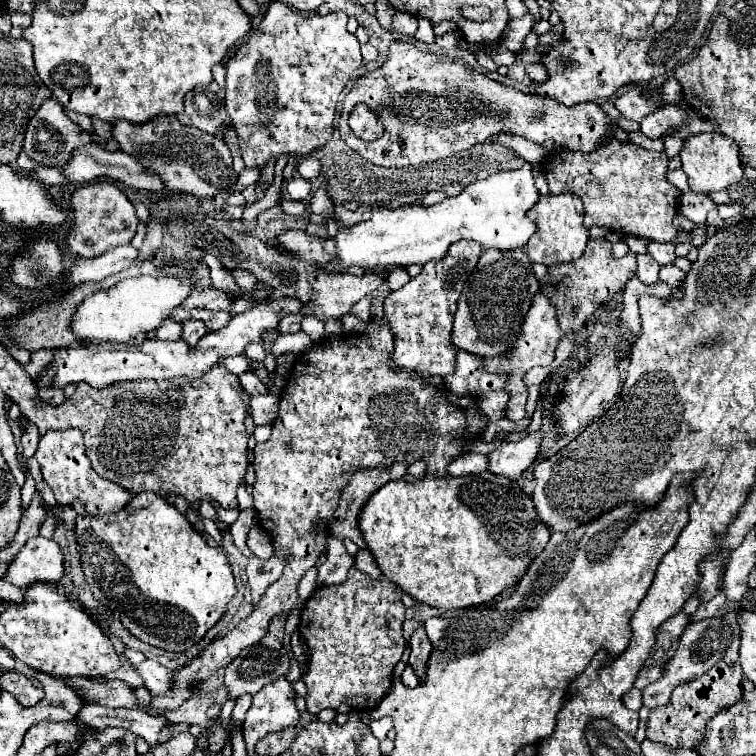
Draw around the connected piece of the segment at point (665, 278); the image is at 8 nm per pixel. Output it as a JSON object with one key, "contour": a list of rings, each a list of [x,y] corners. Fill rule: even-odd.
{"contour":[[[673,264],[661,266],[661,270],[659,270],[659,280],[661,280],[661,282],[667,282],[667,284],[673,286],[673,288],[677,288],[677,286],[683,284],[681,280],[685,280],[685,272],[681,272],[681,270],[679,270],[677,266],[673,266]]]}

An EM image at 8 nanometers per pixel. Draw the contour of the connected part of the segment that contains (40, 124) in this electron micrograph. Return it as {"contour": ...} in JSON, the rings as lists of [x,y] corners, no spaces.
{"contour":[[[49,98],[43,102],[43,106],[37,110],[37,114],[31,118],[29,126],[27,126],[27,132],[25,132],[25,142],[23,142],[23,152],[35,160],[37,164],[41,166],[65,166],[69,160],[71,160],[71,154],[73,150],[77,150],[79,146],[85,146],[85,144],[91,144],[93,138],[89,132],[85,132],[79,124],[71,122],[67,112],[63,110],[63,106]]]}

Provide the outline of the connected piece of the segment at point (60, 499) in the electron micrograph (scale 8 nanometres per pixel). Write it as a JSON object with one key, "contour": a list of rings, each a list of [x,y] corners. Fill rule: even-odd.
{"contour":[[[57,430],[45,434],[45,440],[39,440],[39,448],[35,452],[37,462],[41,464],[43,478],[47,486],[53,490],[57,504],[67,506],[71,502],[81,502],[85,506],[85,512],[91,516],[105,516],[115,514],[127,506],[131,500],[131,494],[127,490],[121,490],[121,486],[113,482],[105,482],[105,478],[97,478],[97,472],[89,466],[89,458],[85,456],[85,446],[79,430]]]}

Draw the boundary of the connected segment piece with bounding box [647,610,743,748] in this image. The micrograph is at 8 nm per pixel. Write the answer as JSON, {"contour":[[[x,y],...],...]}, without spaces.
{"contour":[[[739,610],[727,612],[725,616],[721,616],[721,620],[725,624],[729,624],[733,630],[733,642],[729,644],[729,650],[725,652],[725,656],[701,678],[687,682],[687,686],[677,686],[677,690],[673,690],[669,704],[651,710],[651,714],[647,718],[647,738],[651,742],[661,742],[671,748],[695,748],[697,742],[701,742],[701,738],[705,738],[707,720],[713,718],[713,714],[721,712],[723,708],[733,706],[733,702],[737,702],[741,698],[741,694],[743,694],[741,666],[739,666],[741,630],[739,630],[739,622],[737,622],[737,612]]]}

